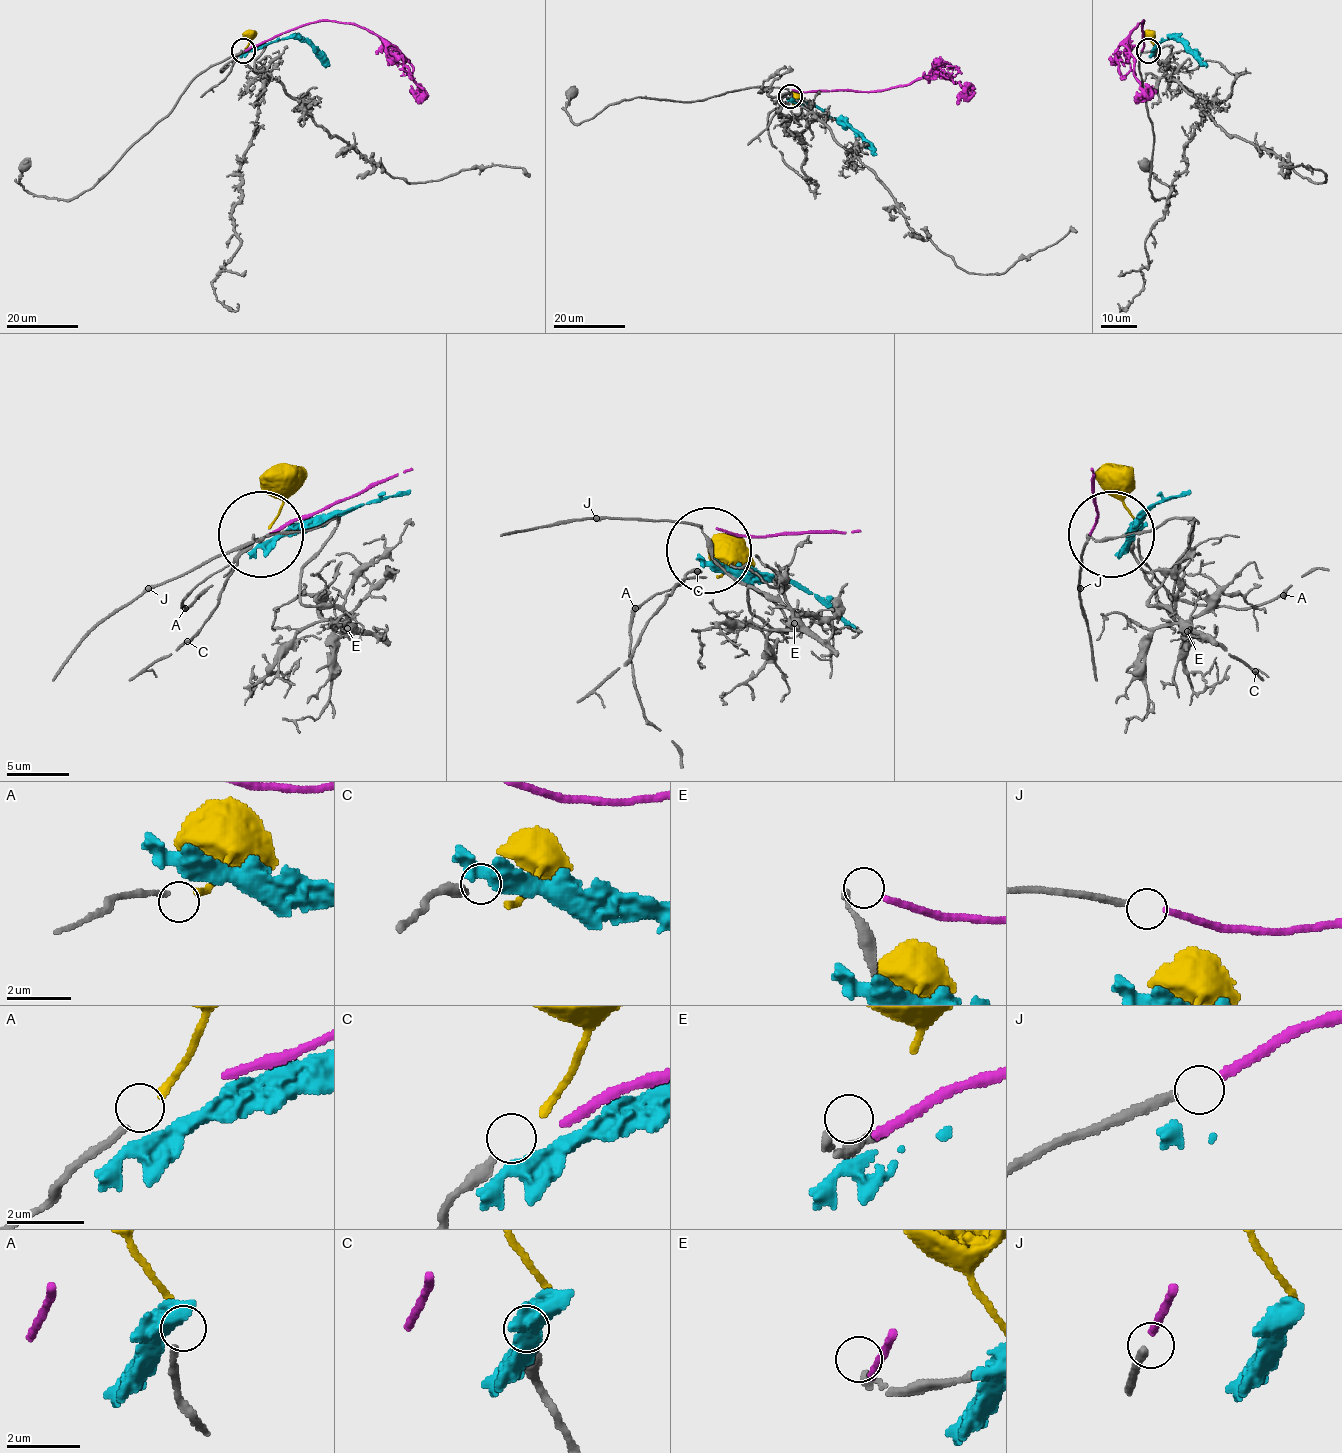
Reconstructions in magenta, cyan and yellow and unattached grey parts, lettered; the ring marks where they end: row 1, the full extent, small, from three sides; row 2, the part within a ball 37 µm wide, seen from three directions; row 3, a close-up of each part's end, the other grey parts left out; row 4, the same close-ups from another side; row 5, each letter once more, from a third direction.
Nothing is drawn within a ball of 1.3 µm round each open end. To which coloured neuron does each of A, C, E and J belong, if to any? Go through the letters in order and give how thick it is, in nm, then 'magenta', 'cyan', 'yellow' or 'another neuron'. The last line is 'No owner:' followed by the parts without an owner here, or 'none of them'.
A: calibre 160 nm; yellow
C: calibre 320 nm; another neuron
E: calibre 200 nm; another neuron
J: calibre 240 nm; magenta
No owner: C, E

